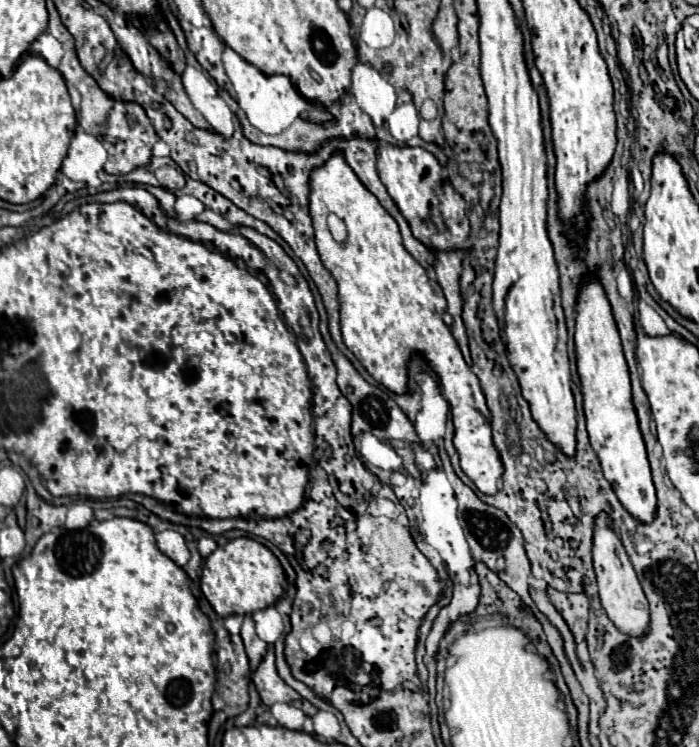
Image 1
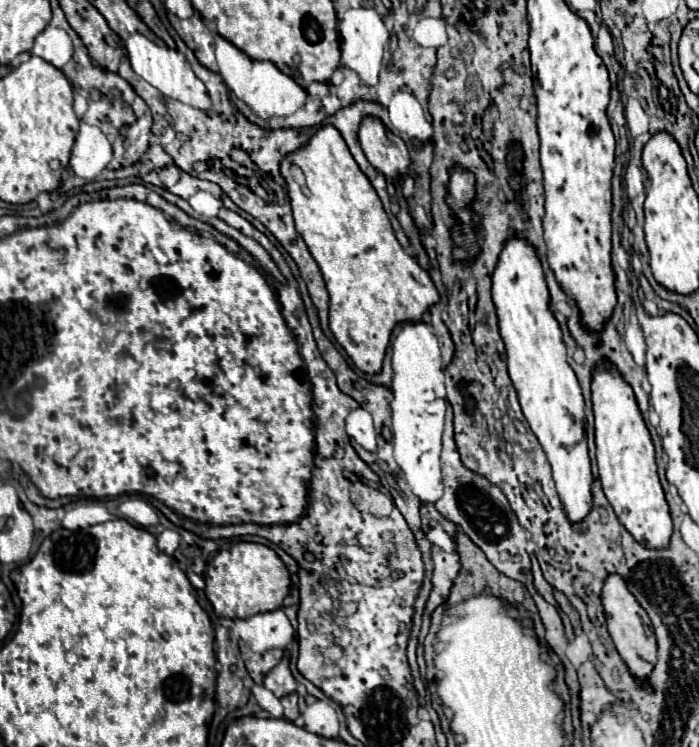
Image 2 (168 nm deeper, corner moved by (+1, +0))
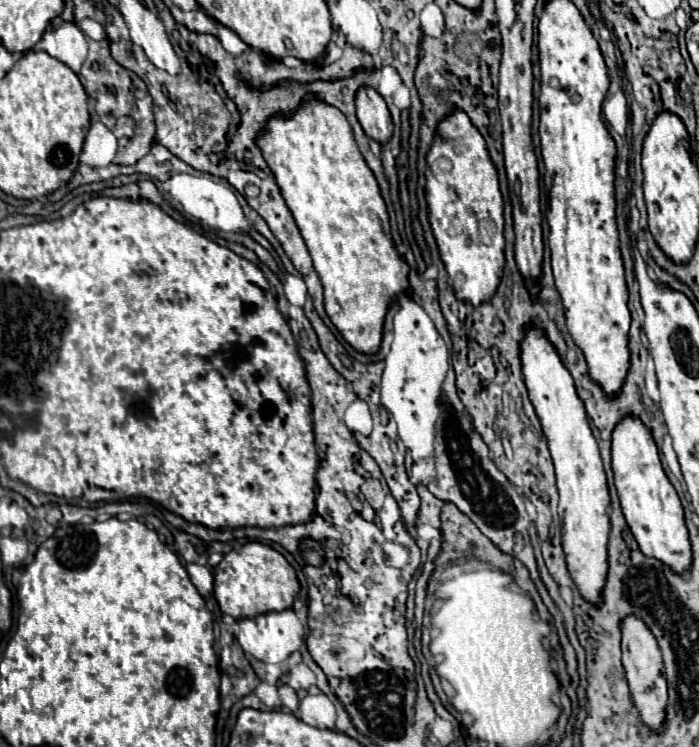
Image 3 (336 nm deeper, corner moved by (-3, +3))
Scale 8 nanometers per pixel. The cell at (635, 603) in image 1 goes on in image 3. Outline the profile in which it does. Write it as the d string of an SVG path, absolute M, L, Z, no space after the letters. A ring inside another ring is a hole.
M629 614L621 620L621 650L631 696L639 710L639 716L653 730L659 730L665 720L665 704L667 704L667 682L665 682L661 648L657 646L657 638L649 630L649 626L635 614Z

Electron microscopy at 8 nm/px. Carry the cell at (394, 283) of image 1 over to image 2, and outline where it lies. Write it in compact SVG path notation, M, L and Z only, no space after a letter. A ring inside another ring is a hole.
M323 125L317 133L299 147L297 151L283 157L279 171L287 183L287 193L293 209L295 229L303 237L309 253L317 261L327 293L329 293L329 329L335 335L337 343L345 349L357 369L365 373L379 373L389 343L393 327L401 321L421 321L431 305L439 301L439 293L431 283L425 269L421 269L399 245L391 229L389 217L381 205L379 195L375 193L371 181L355 163L349 147L345 145L341 133L333 125ZM291 163L299 165L307 179L307 189L301 189L291 181Z

